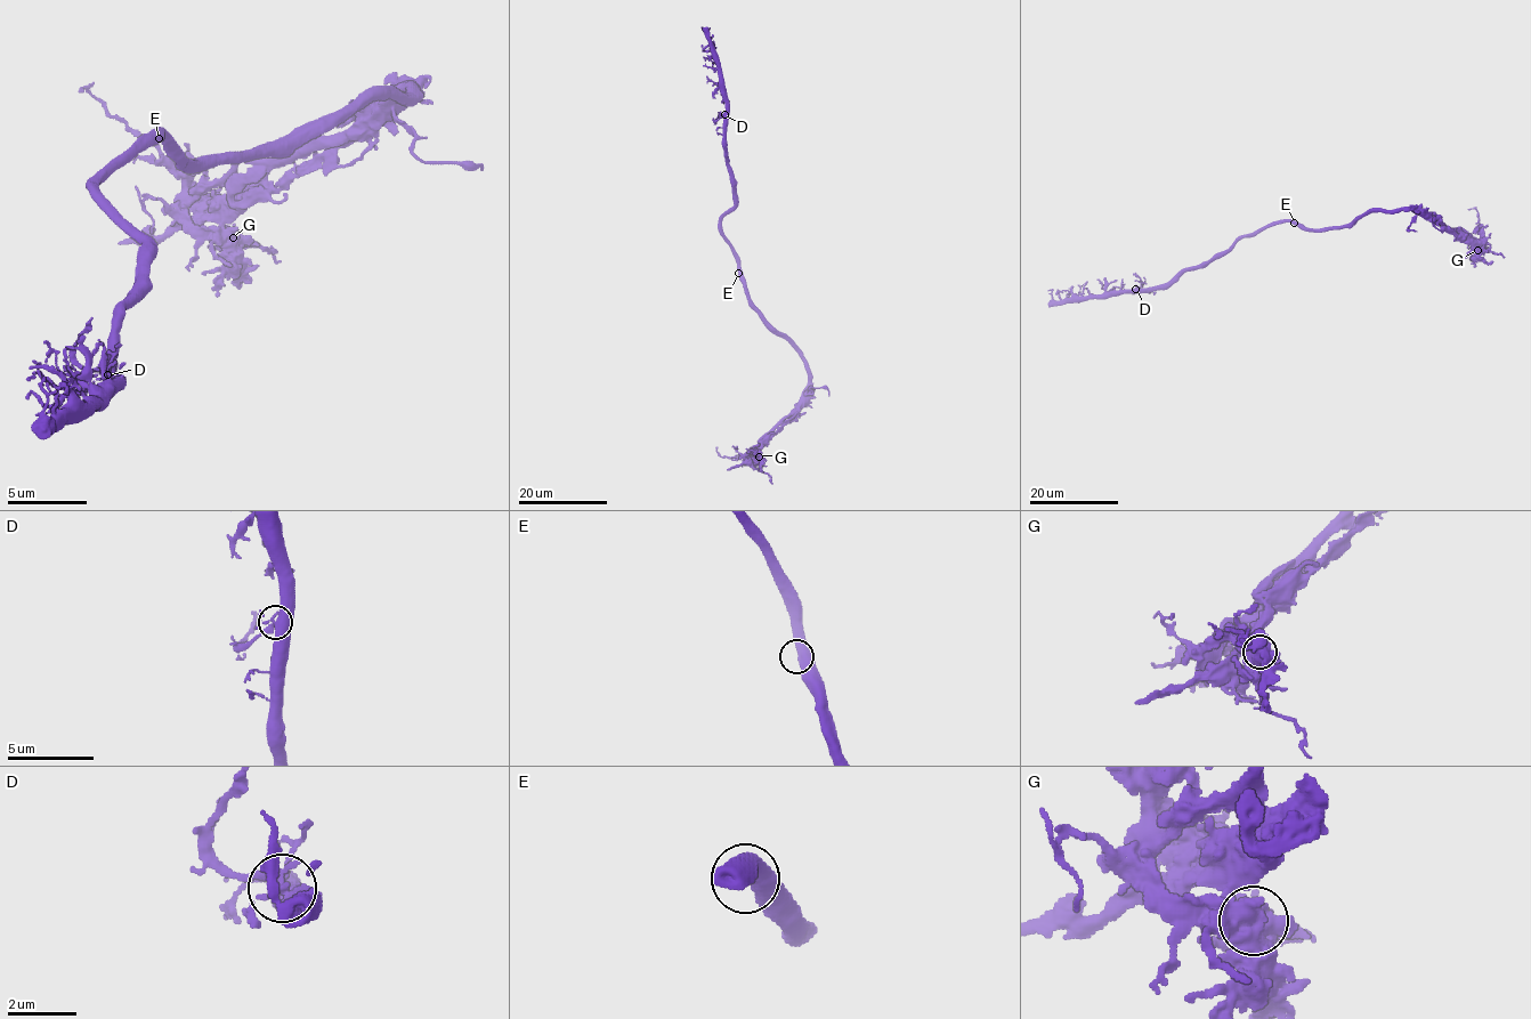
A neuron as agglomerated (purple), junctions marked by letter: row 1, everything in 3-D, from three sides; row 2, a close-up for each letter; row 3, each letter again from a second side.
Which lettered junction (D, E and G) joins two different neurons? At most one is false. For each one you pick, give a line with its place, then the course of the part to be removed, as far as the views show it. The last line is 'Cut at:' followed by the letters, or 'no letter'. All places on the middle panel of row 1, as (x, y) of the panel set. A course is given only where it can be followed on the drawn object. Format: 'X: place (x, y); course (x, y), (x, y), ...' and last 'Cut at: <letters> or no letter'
G: place (759, 457); course (760, 457), (759, 449), (791, 420), (811, 387), (825, 387), (828, 396)
Cut at: G

